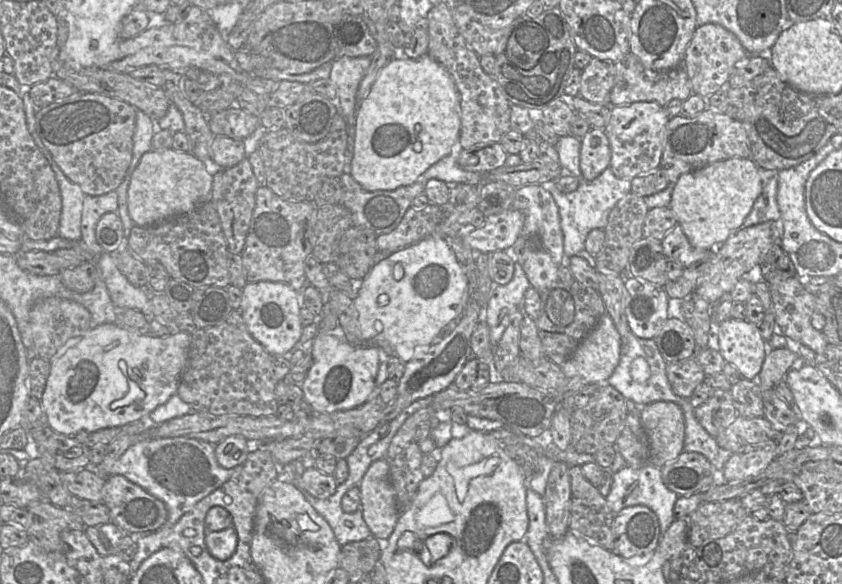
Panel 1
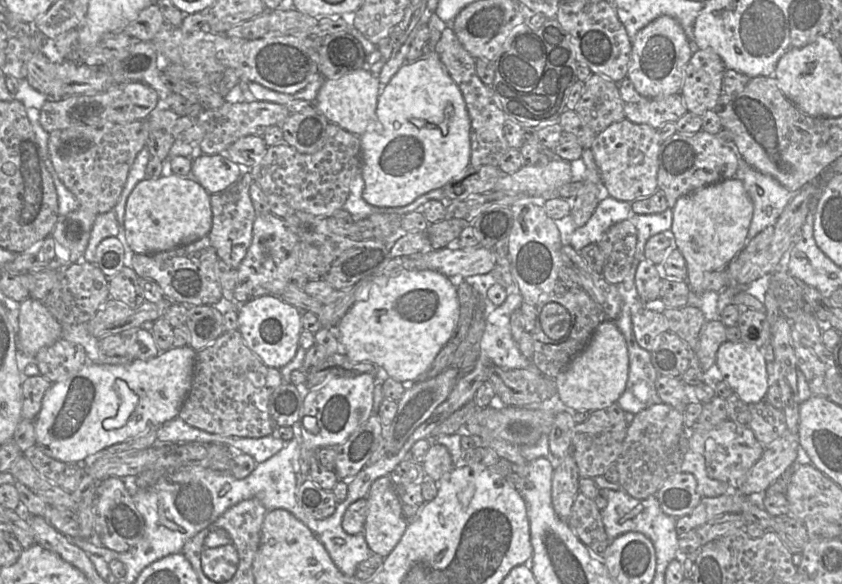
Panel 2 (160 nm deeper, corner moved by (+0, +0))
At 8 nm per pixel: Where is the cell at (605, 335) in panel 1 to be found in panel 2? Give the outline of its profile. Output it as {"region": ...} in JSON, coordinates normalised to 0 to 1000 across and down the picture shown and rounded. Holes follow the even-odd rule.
{"region":[[[717,548],[709,560],[695,598],[664,639],[659,654],[671,700],[678,705],[704,705],[720,699],[741,673],[747,642],[747,610],[742,577],[729,550]]]}

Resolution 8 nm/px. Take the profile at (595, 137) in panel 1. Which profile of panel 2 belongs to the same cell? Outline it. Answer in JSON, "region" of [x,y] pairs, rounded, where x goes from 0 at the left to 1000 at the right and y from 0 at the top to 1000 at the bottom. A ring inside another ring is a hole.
{"region":[[[702,253],[692,255],[690,269],[696,283],[696,303],[677,360],[684,390],[692,387],[710,346],[723,334],[715,313]]]}

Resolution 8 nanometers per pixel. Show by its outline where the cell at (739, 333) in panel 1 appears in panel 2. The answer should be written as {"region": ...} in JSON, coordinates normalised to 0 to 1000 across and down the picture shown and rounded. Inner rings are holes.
{"region":[[[863,582],[852,601],[850,622],[857,649],[884,690],[909,683],[914,656],[905,596]]]}

